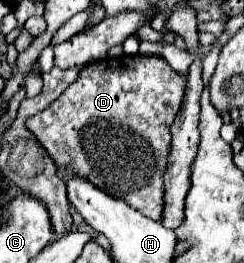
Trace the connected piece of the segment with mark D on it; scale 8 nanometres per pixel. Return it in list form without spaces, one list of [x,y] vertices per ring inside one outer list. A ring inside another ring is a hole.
[[[121,55],[121,57],[107,57],[95,63],[89,63],[87,67],[83,67],[79,71],[79,77],[43,111],[35,113],[33,117],[27,119],[27,129],[37,137],[37,141],[41,141],[41,145],[47,149],[47,153],[53,157],[53,163],[57,165],[57,169],[65,169],[65,165],[69,165],[69,169],[73,169],[73,173],[77,173],[77,177],[85,177],[85,181],[93,181],[93,185],[97,185],[103,193],[109,193],[111,197],[123,199],[127,205],[131,205],[133,209],[141,211],[143,215],[147,215],[153,221],[161,221],[161,211],[163,211],[163,185],[161,185],[161,173],[165,173],[165,161],[169,159],[169,129],[175,121],[177,109],[181,109],[181,101],[185,97],[185,85],[187,85],[187,75],[179,75],[177,71],[173,71],[169,67],[169,63],[161,57],[155,55]]]

